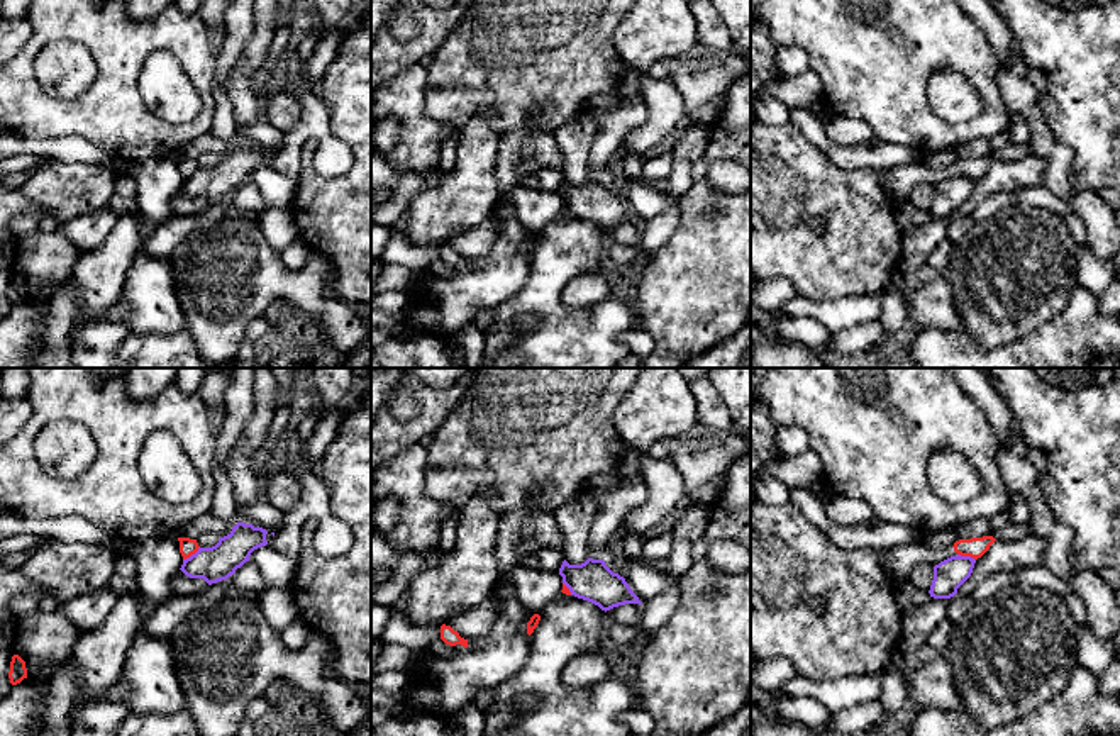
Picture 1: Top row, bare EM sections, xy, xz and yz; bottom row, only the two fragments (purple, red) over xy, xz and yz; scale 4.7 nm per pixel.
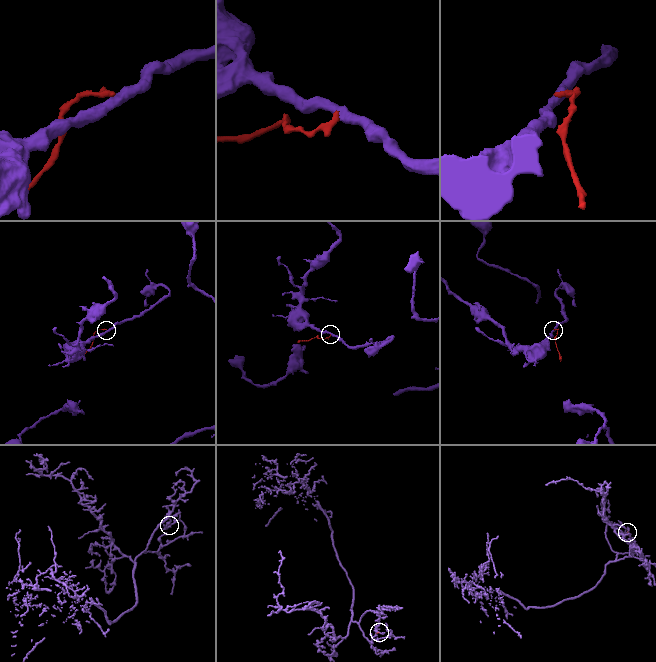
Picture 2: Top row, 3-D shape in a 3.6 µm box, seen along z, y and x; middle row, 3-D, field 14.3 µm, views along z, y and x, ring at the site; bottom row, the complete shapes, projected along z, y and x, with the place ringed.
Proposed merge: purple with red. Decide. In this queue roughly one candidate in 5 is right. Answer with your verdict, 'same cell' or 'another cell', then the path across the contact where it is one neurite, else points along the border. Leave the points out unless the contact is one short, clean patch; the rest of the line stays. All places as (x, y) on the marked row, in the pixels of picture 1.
another cell; border along xy (199, 546), (183, 560)

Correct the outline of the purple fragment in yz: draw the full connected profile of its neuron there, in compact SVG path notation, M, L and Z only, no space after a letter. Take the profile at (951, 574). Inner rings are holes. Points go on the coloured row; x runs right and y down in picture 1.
M951 556L934 566L930 597L951 599L957 588L971 577L976 560L971 556Z

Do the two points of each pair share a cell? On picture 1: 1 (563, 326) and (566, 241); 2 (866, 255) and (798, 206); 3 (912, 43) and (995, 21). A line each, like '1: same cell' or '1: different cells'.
1: same cell
2: same cell
3: different cells

